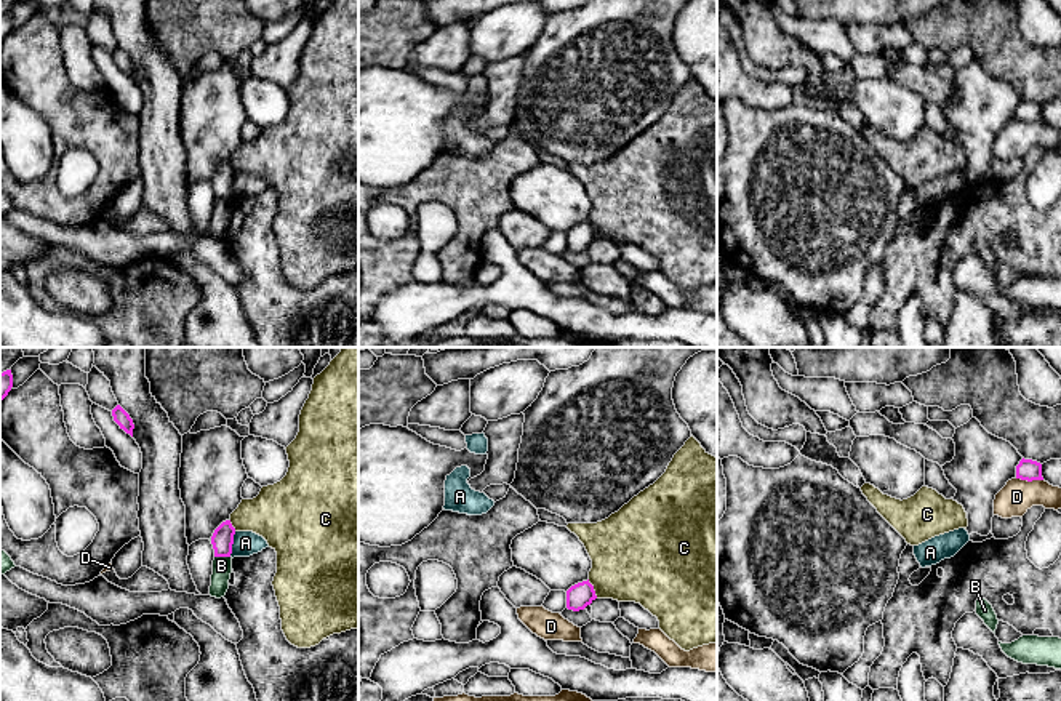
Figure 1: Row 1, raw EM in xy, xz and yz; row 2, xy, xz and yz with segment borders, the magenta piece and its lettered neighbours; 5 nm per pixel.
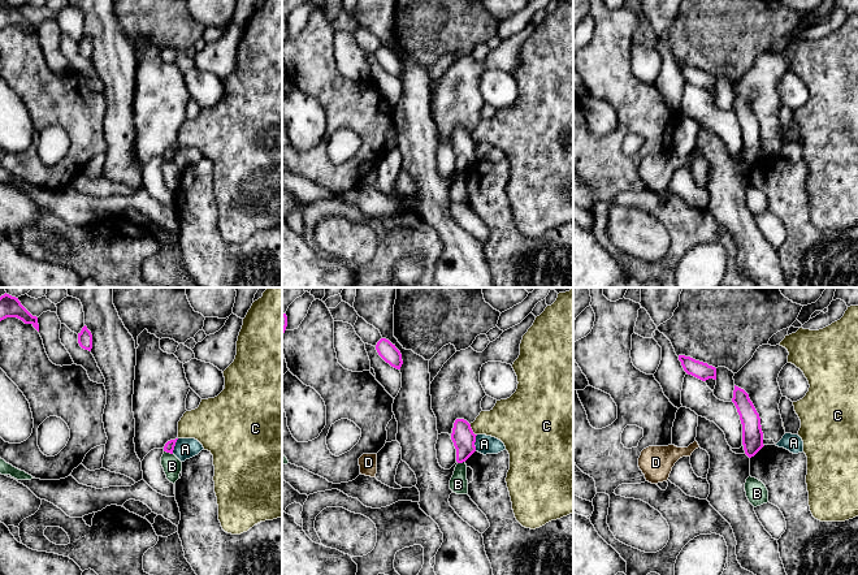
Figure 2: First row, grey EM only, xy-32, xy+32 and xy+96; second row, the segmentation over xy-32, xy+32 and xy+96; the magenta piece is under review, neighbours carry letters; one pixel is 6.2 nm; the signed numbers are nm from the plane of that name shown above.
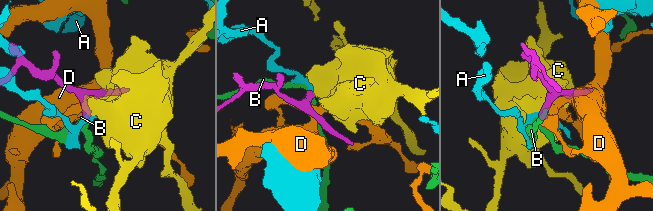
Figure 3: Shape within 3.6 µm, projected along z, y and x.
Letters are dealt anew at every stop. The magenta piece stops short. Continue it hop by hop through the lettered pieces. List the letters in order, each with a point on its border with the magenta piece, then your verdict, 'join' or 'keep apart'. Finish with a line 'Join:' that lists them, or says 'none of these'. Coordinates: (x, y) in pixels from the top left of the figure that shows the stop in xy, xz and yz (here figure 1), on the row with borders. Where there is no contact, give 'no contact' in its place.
A: xy (232, 543) | keep apart
B: xy (223, 556) | keep apart
C: xz (592, 589) | keep apart
D: yz (1029, 480) | keep apart
Join: none of these

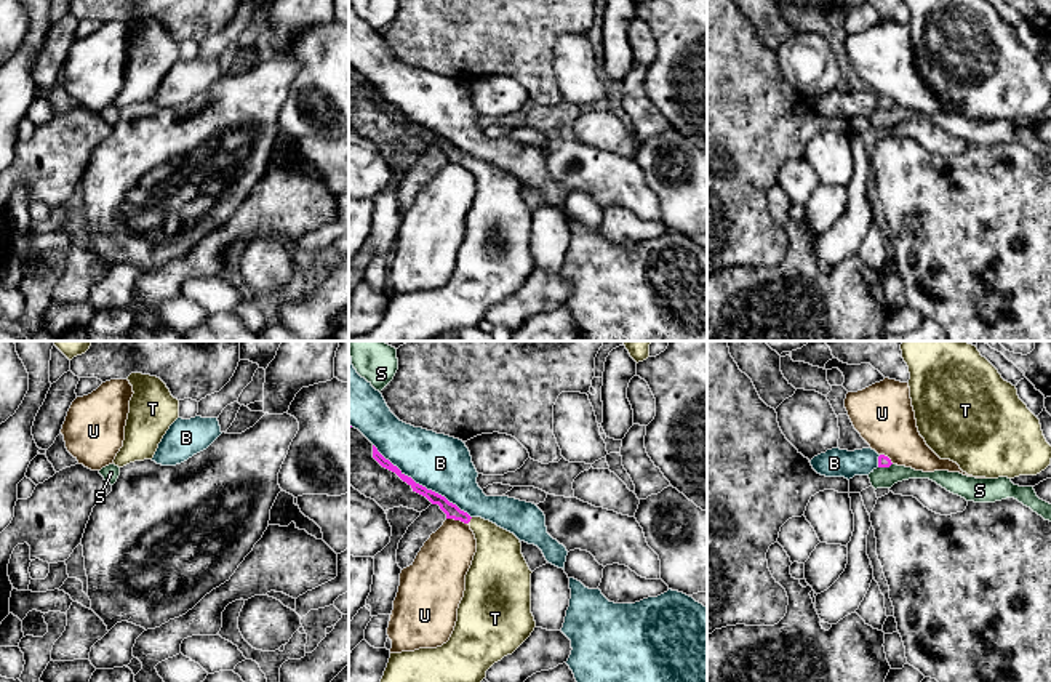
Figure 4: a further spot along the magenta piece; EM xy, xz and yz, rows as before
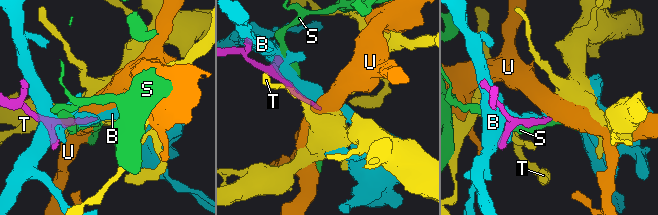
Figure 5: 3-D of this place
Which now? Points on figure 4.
B: xz (421, 485) | keep apart
S: yz (885, 466) | keep apart
T: xz (469, 521) | join
U: xz (458, 519) | keep apart
Join: T

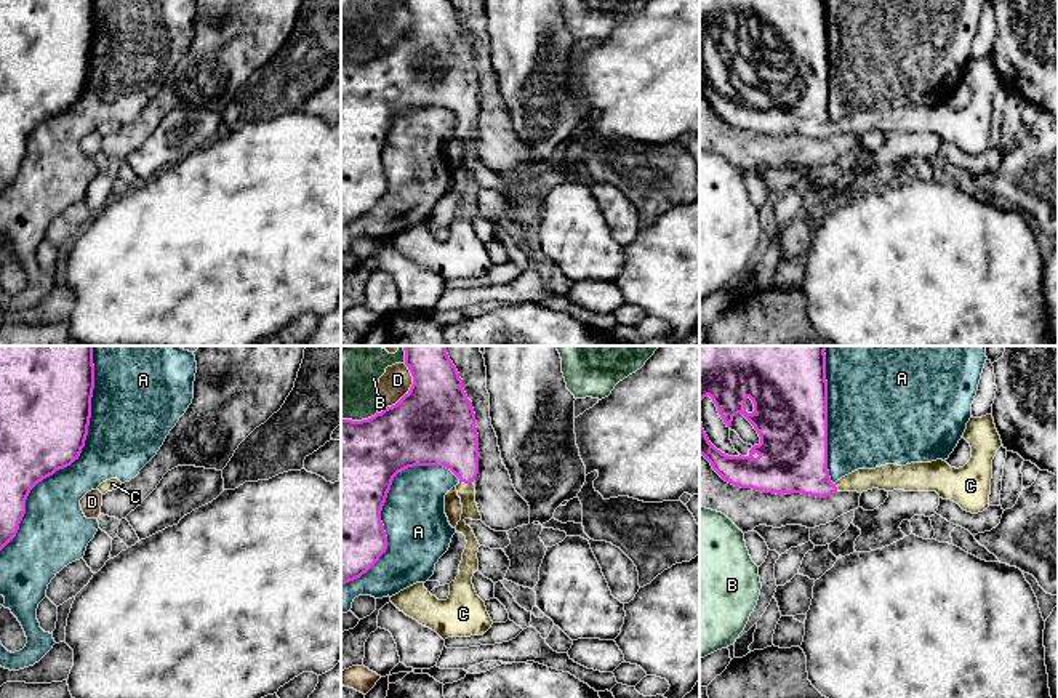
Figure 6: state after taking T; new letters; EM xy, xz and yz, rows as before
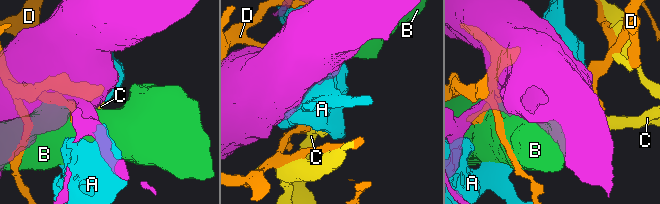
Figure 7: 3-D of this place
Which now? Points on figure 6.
A: xy (79, 455) | keep apart
B: xz (359, 421) | keep apart
C: xz (466, 482) | join
D: xz (410, 389) | keep apart
Join: C

